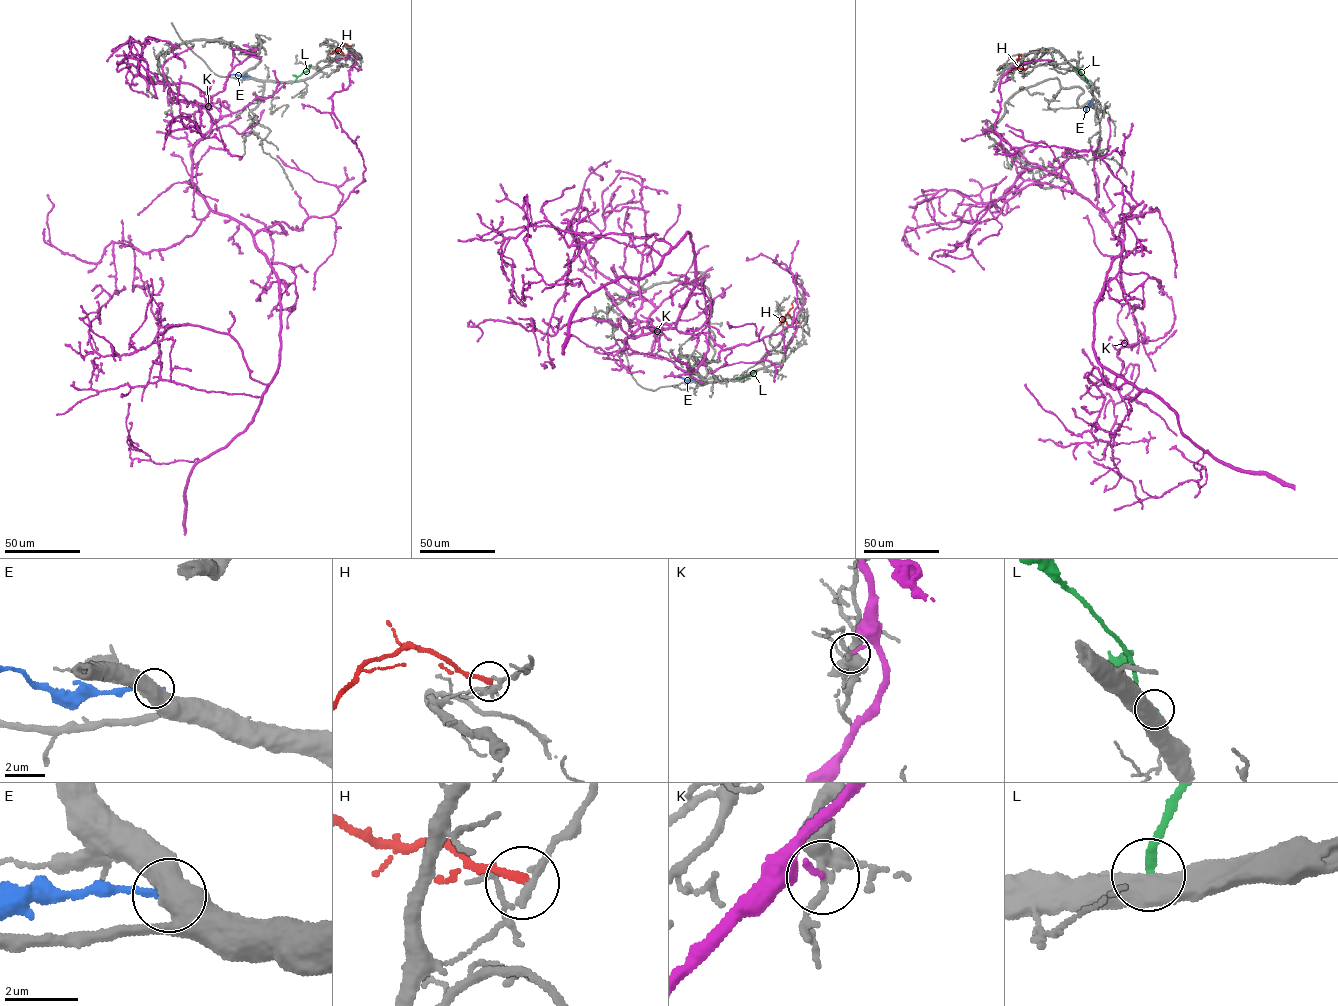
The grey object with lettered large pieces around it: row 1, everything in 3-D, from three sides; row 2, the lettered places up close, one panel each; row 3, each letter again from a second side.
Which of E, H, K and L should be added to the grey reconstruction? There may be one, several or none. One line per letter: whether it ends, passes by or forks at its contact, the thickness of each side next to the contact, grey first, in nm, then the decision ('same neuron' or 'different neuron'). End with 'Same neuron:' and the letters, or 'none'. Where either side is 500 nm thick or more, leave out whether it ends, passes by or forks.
E: calibres 550 and 240 nm; different neuron
H: it ends; calibres 170 and 240 nm; different neuron
K: it ends; calibres 240 and 150 nm; different neuron
L: calibres 600 and 240 nm; different neuron
Same neuron: none

